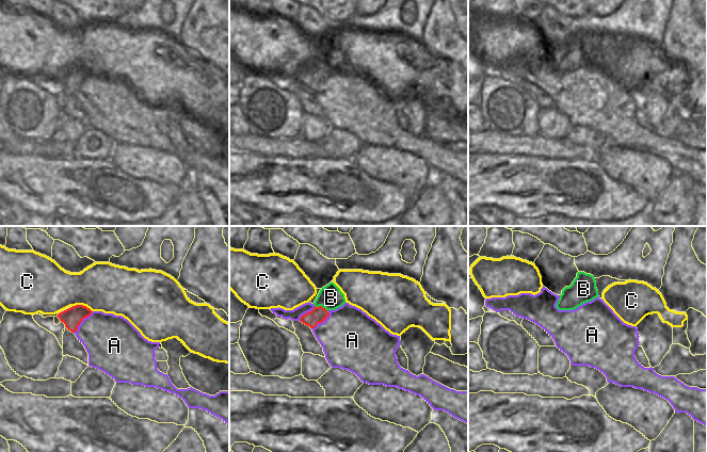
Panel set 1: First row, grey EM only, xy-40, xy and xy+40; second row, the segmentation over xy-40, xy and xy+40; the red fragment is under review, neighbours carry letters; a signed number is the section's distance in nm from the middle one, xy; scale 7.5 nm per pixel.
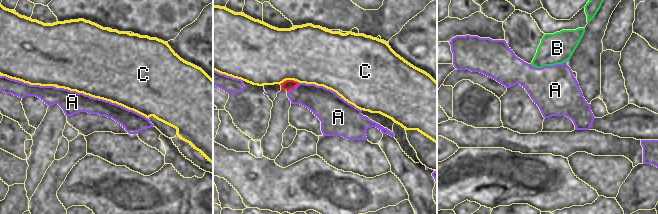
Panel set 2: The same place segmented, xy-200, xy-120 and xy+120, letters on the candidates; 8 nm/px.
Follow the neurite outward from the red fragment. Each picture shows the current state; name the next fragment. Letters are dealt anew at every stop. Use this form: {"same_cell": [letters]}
{"same_cell": ["B"]}

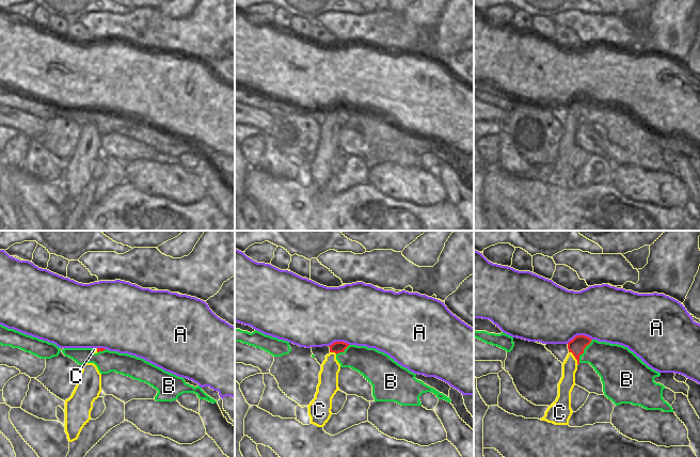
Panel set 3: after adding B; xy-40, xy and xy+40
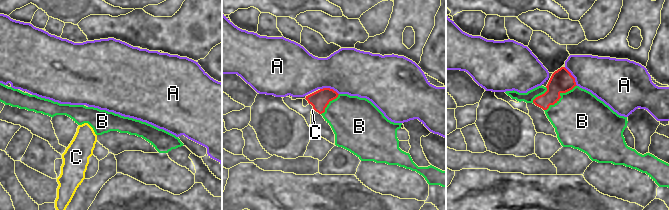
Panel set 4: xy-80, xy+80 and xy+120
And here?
{"same_cell": ["C"]}

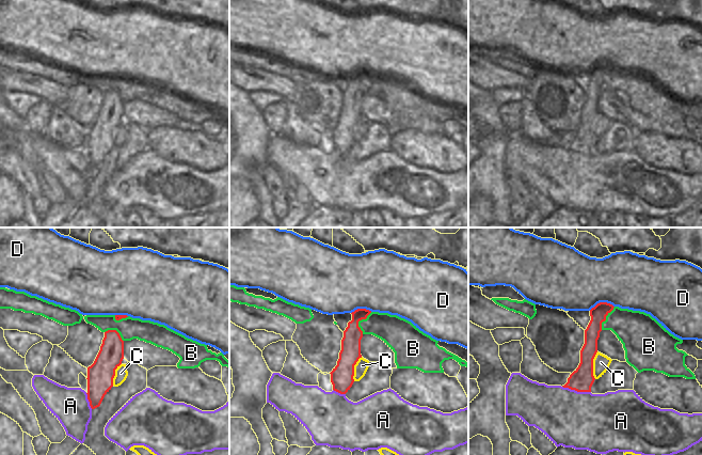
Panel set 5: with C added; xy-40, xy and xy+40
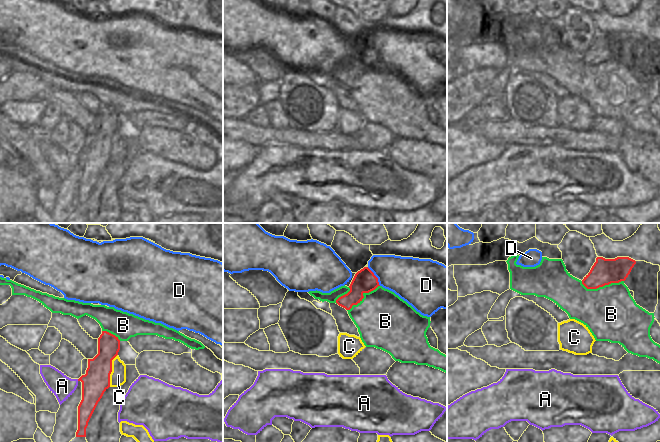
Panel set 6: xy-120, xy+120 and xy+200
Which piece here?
{"same_cell": []}

